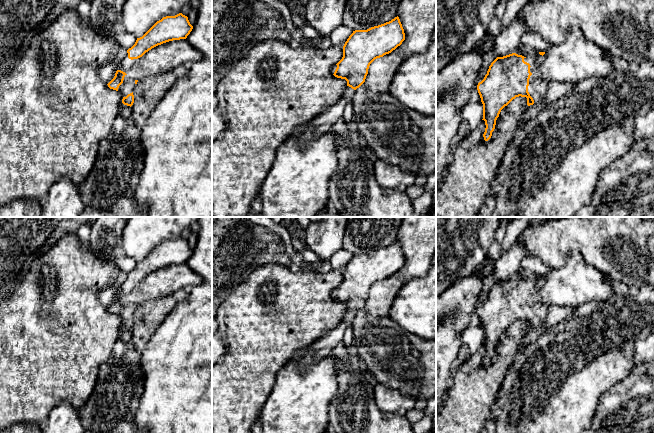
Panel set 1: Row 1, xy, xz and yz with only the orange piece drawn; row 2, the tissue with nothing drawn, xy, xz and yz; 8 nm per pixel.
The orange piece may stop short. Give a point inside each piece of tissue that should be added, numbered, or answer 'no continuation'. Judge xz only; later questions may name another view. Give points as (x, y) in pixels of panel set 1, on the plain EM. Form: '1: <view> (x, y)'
1: xz (320, 348)

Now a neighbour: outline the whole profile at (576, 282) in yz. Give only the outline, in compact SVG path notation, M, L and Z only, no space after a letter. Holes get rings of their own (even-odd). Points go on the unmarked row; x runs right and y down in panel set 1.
M574 251L561 268L545 276L532 298L548 307L577 307L591 301L603 306L615 295L604 273L587 264L582 254Z

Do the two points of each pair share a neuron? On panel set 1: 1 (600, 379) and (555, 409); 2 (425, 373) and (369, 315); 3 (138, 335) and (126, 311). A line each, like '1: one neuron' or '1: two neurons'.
1: one neuron
2: one neuron
3: two neurons

